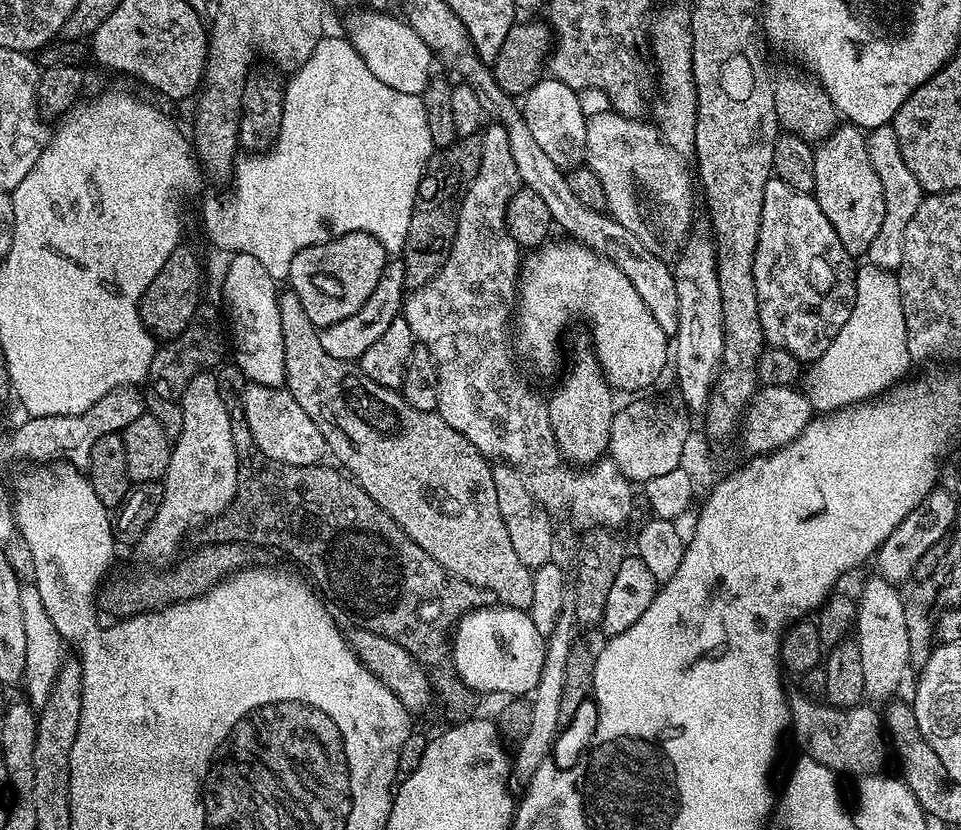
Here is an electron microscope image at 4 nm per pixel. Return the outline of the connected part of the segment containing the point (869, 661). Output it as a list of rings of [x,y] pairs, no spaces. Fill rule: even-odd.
[[[883,578],[875,579],[866,581],[864,593],[858,596],[854,639],[858,650],[862,650],[862,675],[866,677],[865,697],[869,701],[888,702],[899,693],[896,691],[904,675],[910,672],[910,640],[906,638],[905,597],[896,593],[895,583]]]

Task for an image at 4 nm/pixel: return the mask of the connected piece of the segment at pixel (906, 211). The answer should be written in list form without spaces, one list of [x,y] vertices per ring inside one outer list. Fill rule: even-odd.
[[[883,124],[871,129],[867,133],[867,138],[870,166],[874,166],[874,174],[878,174],[878,179],[882,181],[886,214],[882,214],[882,227],[878,230],[878,235],[874,237],[874,242],[870,242],[866,260],[875,268],[896,270],[904,260],[906,226],[910,226],[910,218],[914,218],[918,210],[922,199],[922,189],[918,178],[910,174],[906,161],[902,159],[902,150],[898,150],[898,134],[894,134],[891,124]]]

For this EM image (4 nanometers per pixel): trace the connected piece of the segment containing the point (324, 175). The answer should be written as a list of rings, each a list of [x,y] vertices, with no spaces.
[[[340,34],[321,36],[318,46],[314,46],[314,52],[306,58],[306,62],[289,76],[292,77],[289,78],[288,84],[286,80],[282,88],[284,94],[282,124],[276,135],[276,141],[267,149],[268,160],[256,160],[256,236],[252,236],[252,244],[244,244],[244,252],[254,254],[254,258],[258,258],[262,266],[266,266],[268,273],[277,282],[287,277],[294,254],[298,254],[306,246],[325,244],[334,236],[345,236],[347,232],[364,232],[378,241],[388,253],[403,253],[410,230],[412,207],[417,199],[416,191],[420,179],[424,177],[424,168],[434,151],[421,97],[414,94],[398,94],[398,90],[386,86],[386,82],[378,82],[378,78],[370,74],[366,62],[362,62],[358,50],[354,50],[351,40]]]

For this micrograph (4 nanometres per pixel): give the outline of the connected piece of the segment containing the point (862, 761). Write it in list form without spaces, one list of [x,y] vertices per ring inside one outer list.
[[[811,695],[788,696],[788,715],[791,735],[796,735],[796,744],[803,755],[822,762],[830,771],[837,774],[853,772],[856,778],[880,770],[884,759],[890,756],[886,743],[886,729],[879,711],[875,712],[867,703],[861,702],[854,708],[836,708],[830,703],[819,704]]]

